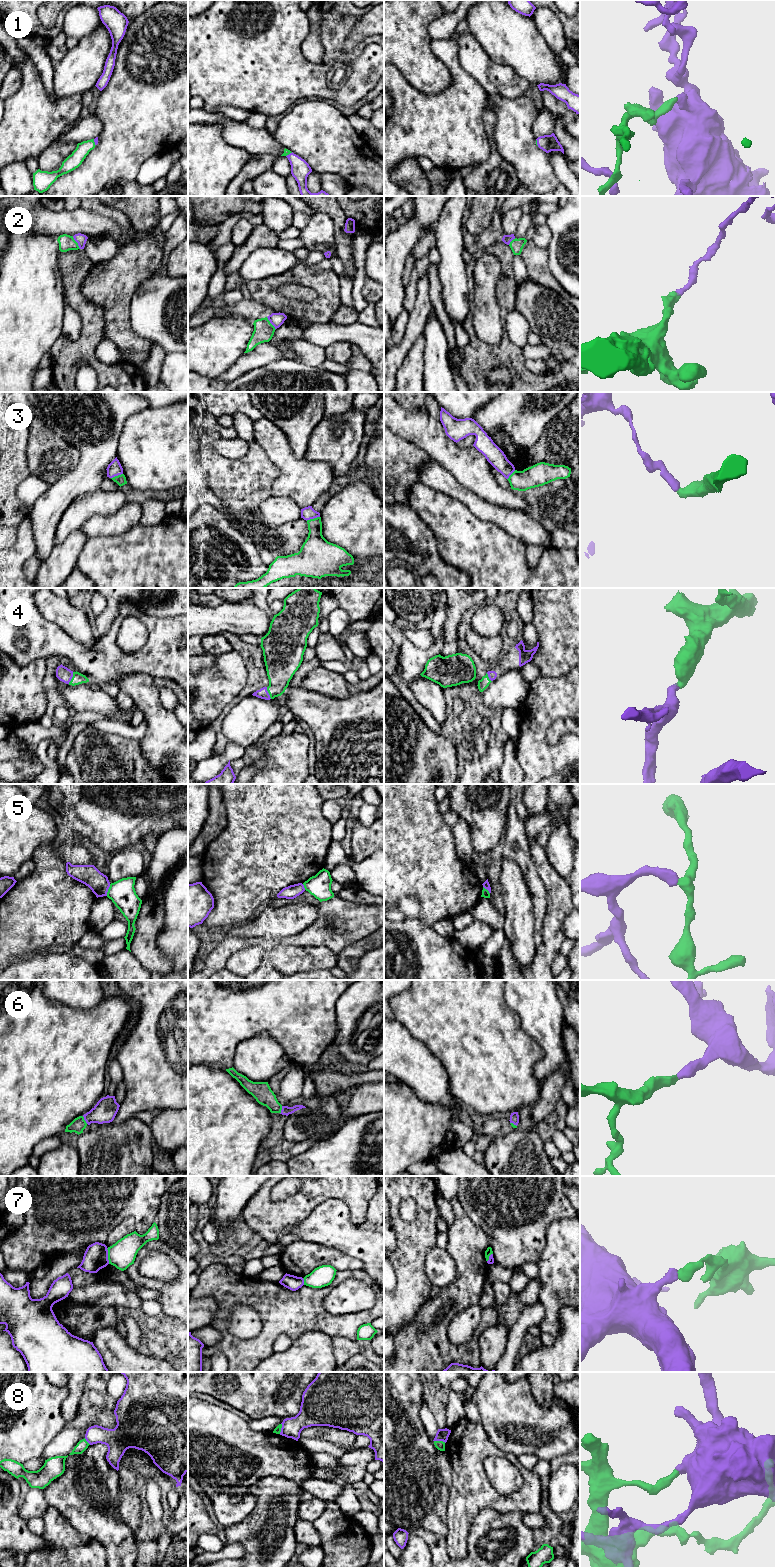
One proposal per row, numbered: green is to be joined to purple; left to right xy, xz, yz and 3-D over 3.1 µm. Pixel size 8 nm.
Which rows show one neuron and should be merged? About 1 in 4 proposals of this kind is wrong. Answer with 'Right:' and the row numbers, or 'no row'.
Right: 1, 4, 6

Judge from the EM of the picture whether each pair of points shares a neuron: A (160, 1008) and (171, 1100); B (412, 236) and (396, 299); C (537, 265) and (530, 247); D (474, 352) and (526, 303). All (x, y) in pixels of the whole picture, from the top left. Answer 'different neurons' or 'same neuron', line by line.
A: same neuron
B: same neuron
C: same neuron
D: different neurons

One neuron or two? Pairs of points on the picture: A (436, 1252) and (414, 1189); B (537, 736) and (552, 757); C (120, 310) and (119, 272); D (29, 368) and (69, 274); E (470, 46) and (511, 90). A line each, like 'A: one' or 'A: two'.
A: two
B: one
C: one
D: two
E: one

